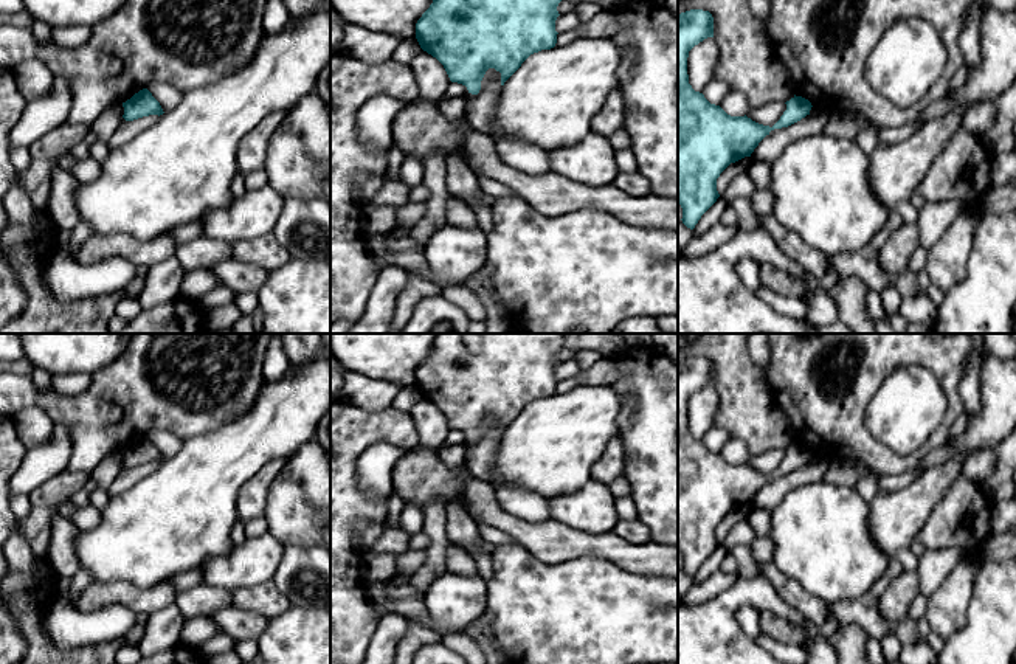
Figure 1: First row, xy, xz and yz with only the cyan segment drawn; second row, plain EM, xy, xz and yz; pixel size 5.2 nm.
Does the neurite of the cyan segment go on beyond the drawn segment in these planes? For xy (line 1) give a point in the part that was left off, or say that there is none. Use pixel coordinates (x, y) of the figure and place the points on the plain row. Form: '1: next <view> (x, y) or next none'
1: next none

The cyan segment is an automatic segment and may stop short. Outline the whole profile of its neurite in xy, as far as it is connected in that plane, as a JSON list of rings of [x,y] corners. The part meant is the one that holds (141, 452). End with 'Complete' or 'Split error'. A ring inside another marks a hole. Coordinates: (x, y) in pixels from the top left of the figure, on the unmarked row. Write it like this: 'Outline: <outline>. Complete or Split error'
Outline: [[[147,436],[140,437],[130,447],[123,450],[126,469],[133,469],[149,462],[163,462],[160,450],[152,444]]]. Complete

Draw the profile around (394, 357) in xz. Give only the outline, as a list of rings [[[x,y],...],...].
[[[330,334],[330,349],[344,371],[402,386],[416,383],[416,371],[433,351],[437,334]]]

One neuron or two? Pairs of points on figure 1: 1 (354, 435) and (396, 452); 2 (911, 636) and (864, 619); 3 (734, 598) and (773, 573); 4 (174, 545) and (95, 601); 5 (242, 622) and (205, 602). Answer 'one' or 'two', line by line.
1: two
2: one
3: two
4: two
5: one

